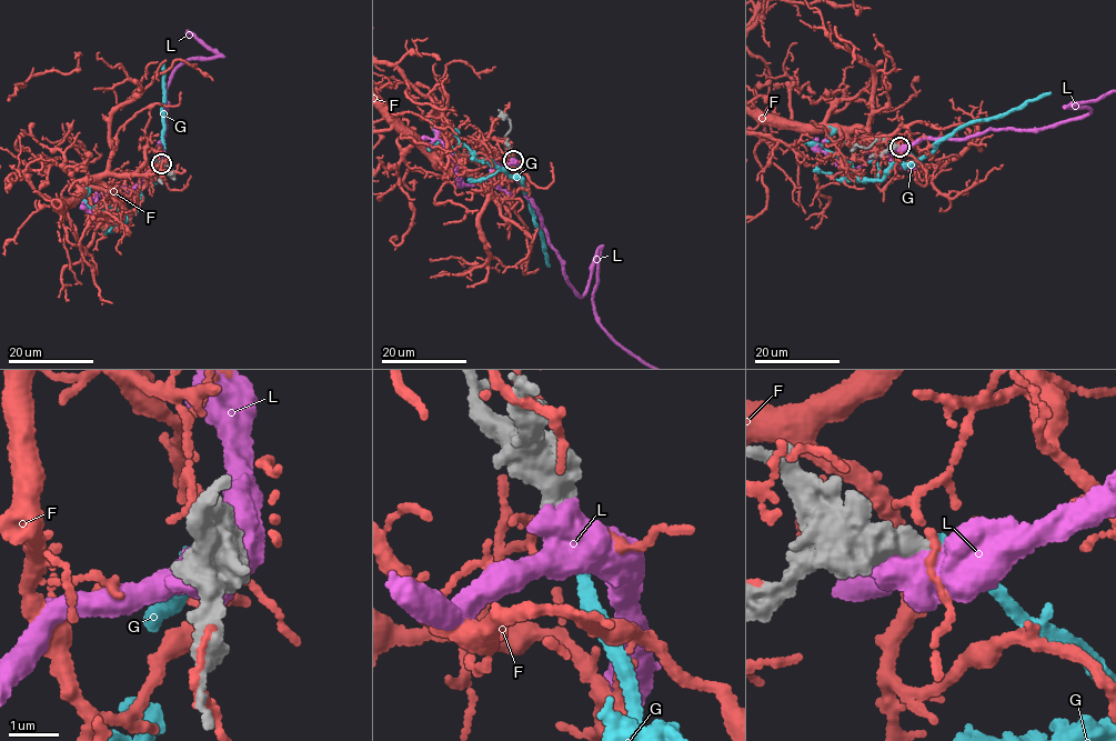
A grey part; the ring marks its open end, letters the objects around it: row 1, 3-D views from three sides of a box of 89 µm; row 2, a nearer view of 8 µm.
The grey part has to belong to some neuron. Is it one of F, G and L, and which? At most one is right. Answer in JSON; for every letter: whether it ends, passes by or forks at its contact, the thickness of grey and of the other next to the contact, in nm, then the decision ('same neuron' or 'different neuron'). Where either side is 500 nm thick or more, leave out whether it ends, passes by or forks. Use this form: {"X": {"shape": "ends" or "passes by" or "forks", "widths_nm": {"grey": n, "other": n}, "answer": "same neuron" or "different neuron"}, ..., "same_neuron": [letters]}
{"F": {"shape": "forks", "widths_nm": {"grey": 480, "other": 110}, "answer": "different neuron"}, "G": {"shape": "ends", "widths_nm": {"grey": 480, "other": 280}, "answer": "same neuron"}, "L": {"widths_nm": {"grey": 700, "other": 750}, "answer": "different neuron"}, "same_neuron": ["G"]}

